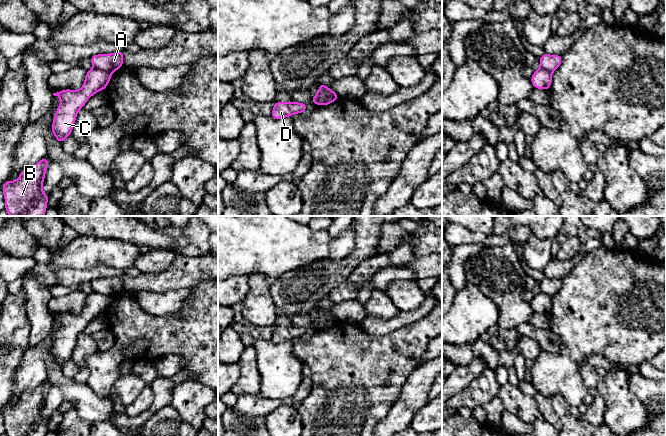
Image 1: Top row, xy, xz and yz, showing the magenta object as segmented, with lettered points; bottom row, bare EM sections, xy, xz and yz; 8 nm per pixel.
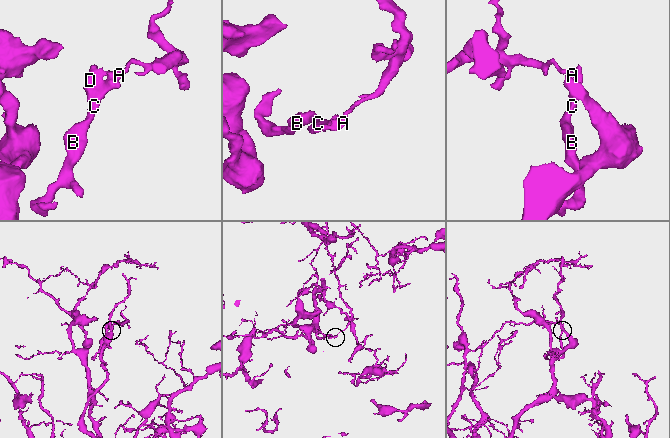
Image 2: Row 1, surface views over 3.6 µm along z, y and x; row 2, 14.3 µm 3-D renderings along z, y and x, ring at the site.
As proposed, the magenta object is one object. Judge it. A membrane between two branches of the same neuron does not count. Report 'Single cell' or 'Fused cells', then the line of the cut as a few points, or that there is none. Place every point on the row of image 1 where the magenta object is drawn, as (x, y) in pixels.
Fused cells. Split along xy (94, 67), (111, 72)

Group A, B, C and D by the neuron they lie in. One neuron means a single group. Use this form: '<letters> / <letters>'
A / B C D

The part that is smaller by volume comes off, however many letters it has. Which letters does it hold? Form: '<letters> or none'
B, C, D

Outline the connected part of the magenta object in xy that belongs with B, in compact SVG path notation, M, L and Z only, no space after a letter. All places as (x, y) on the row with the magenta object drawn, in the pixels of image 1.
M47 157L32 168L25 168L15 181L6 181L2 186L5 210L10 216L44 216L49 195L42 192Z

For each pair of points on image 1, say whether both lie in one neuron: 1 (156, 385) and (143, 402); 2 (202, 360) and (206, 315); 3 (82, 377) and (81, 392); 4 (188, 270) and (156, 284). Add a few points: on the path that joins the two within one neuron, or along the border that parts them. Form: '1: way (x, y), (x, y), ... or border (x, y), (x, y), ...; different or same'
1: border (149, 386), (153, 392), (153, 401), (142, 412); different
2: way (207, 349), (207, 326); same
3: border (73, 379), (85, 383); different
4: way (180, 274), (164, 281); same

